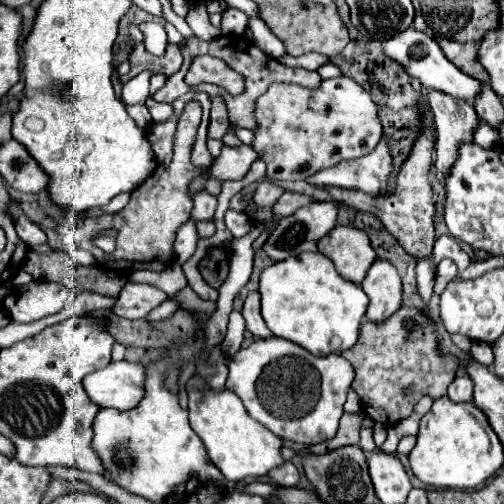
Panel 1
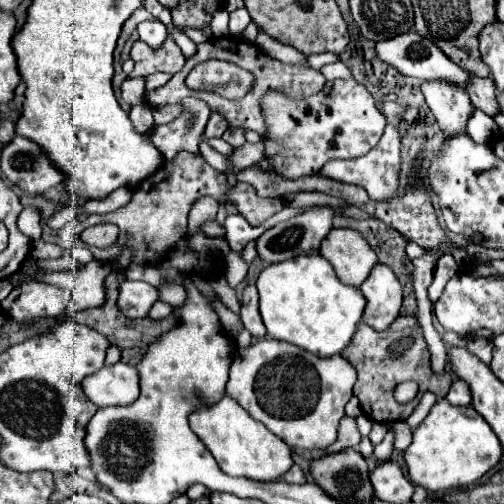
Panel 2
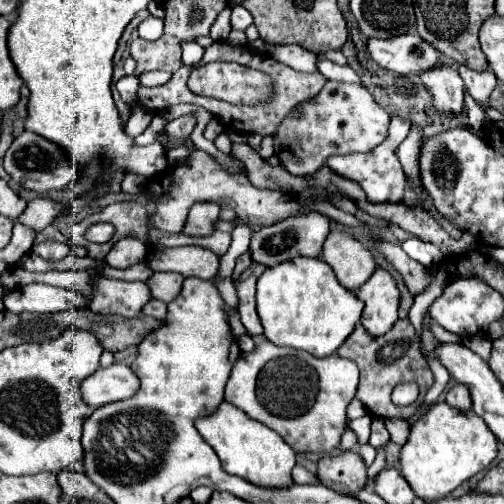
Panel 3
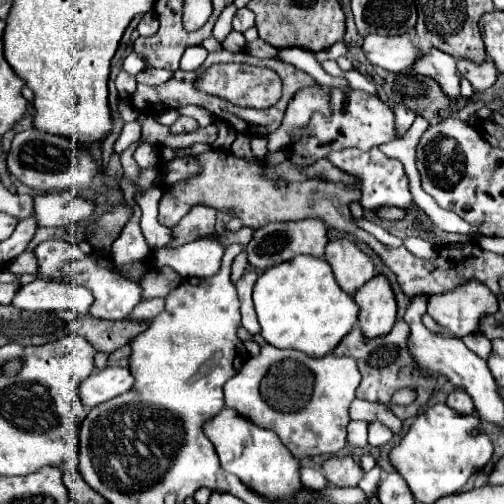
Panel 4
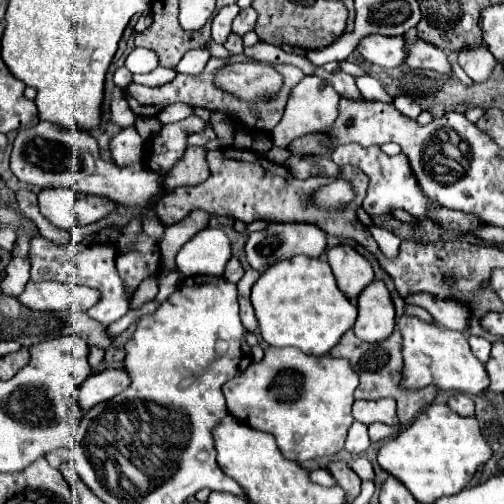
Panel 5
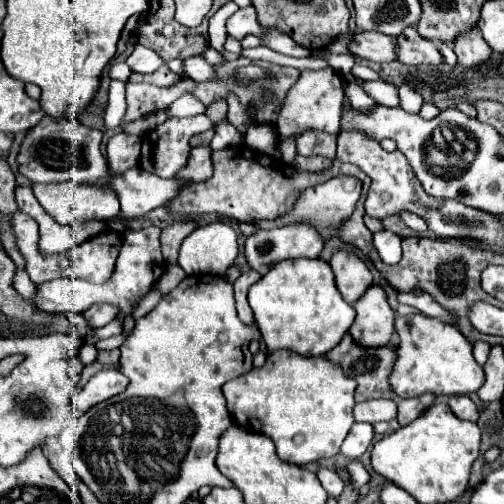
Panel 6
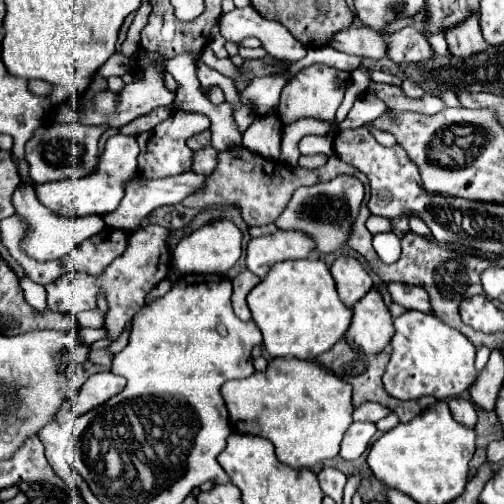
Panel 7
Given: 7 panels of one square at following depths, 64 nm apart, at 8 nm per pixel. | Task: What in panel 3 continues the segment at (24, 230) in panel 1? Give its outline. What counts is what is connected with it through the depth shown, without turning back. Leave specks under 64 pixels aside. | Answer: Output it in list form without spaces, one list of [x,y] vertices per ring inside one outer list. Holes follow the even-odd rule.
[[[36,198],[28,204],[28,208],[24,210],[24,214],[18,220],[22,224],[34,228],[36,232],[40,232],[48,224],[54,224],[58,220],[58,216],[64,216],[64,214],[66,214],[64,202],[56,202],[50,198]]]

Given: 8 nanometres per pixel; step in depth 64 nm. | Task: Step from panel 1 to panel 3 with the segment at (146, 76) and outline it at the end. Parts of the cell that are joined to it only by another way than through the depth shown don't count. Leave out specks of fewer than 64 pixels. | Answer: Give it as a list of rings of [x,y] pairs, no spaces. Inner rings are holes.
[[[122,76],[118,82],[116,82],[116,90],[120,92],[122,100],[126,104],[134,104],[136,102],[136,90],[138,90],[138,76]]]

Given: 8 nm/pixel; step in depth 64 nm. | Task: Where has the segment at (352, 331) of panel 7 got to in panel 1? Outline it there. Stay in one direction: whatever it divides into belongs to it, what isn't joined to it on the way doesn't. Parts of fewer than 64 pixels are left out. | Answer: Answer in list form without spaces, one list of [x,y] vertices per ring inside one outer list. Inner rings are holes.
[[[376,260],[364,282],[362,290],[370,298],[366,318],[370,322],[384,322],[388,320],[400,306],[402,306],[402,282],[396,268],[386,260]]]

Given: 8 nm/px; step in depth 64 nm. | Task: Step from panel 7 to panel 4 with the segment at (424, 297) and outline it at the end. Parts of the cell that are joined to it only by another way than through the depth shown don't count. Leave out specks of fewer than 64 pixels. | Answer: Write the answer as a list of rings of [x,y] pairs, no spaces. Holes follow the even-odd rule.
[[[478,280],[446,294],[428,296],[428,314],[452,336],[464,338],[476,332],[484,314],[496,312],[496,296]]]

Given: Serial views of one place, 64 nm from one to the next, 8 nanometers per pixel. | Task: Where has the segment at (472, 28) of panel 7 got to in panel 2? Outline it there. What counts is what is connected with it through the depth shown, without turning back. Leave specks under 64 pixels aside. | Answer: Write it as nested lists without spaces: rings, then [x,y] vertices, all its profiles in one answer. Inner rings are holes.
[[[468,72],[468,76],[470,76],[470,80],[468,80],[468,86],[466,86],[466,92],[468,92],[472,104],[476,108],[480,108],[482,112],[486,112],[488,116],[494,116],[498,112],[494,80],[490,76],[480,78],[480,76],[474,76],[470,72]]]

